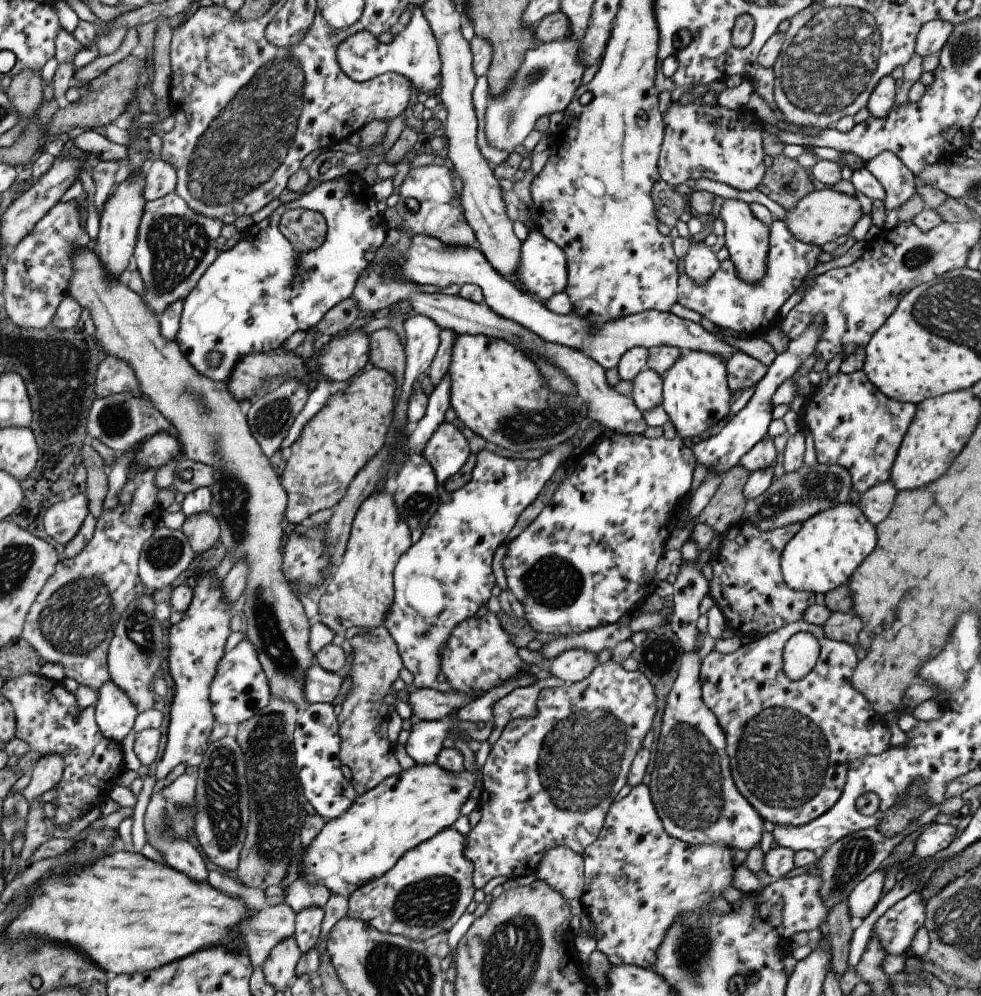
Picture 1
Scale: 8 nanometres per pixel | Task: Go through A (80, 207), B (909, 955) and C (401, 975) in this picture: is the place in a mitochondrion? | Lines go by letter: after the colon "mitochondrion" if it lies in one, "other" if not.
A: other
B: other
C: mitochondrion

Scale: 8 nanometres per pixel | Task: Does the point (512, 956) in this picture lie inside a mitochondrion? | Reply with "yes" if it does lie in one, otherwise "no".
yes

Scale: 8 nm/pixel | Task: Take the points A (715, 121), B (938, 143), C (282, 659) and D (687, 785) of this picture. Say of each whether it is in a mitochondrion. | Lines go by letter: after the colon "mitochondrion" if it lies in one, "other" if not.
A: other
B: other
C: mitochondrion
D: mitochondrion

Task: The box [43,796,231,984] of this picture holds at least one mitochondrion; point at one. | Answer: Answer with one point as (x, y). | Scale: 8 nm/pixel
(177, 817)

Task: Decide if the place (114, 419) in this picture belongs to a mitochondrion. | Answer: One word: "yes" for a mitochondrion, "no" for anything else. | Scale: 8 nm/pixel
yes

